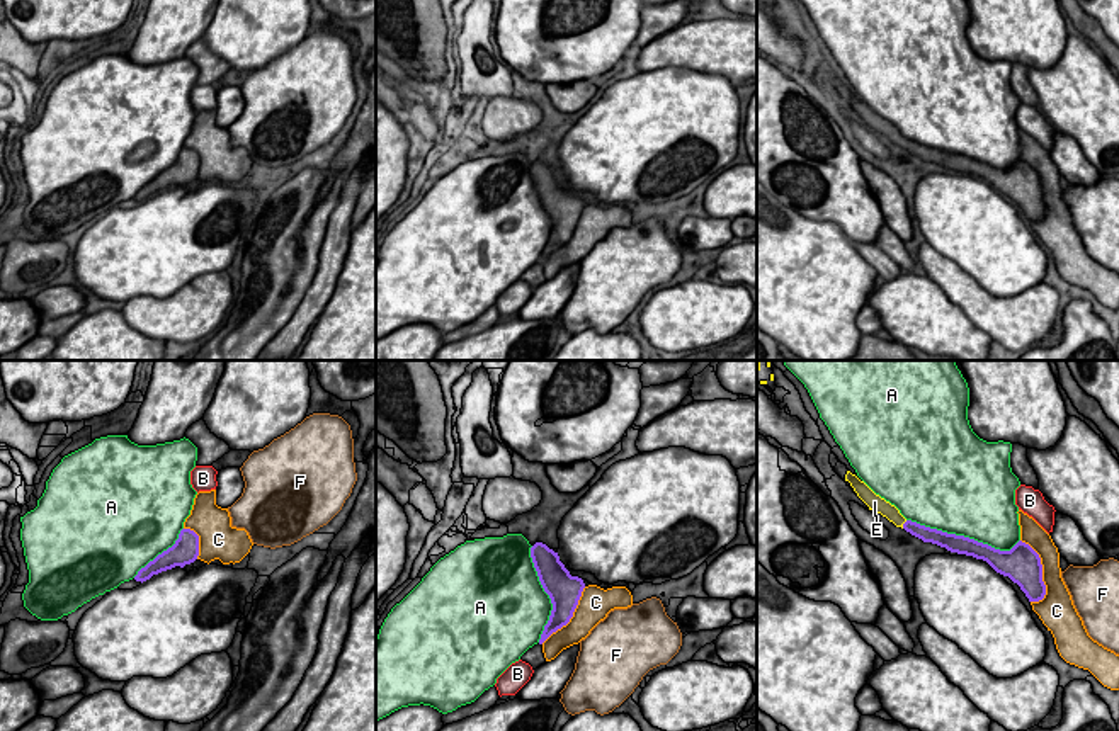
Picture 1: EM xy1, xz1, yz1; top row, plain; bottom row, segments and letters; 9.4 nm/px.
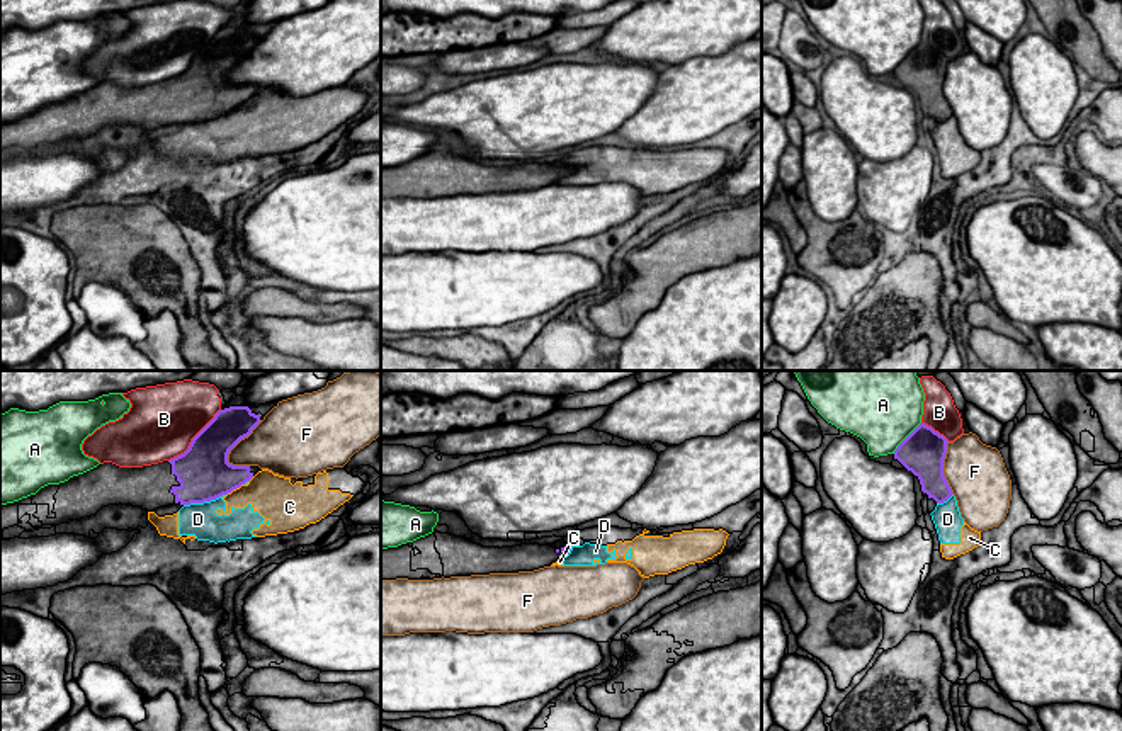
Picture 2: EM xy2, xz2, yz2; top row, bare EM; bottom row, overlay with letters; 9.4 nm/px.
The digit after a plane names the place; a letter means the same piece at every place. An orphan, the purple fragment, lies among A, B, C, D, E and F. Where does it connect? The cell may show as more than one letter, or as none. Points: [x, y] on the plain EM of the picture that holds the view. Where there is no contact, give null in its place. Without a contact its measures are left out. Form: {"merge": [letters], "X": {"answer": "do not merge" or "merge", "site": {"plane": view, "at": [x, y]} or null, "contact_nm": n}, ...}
{"merge": ["E"], "A": {"answer": "do not merge", "site": {"plane": "yz1", "at": [963, 155]}, "contact_nm": 1100}, "B": {"answer": "do not merge", "site": {"plane": "xy2", "at": [194, 56]}, "contact_nm": 700}, "C": {"answer": "do not merge", "site": {"plane": "yz1", "at": [1041, 189]}, "contact_nm": 650}, "D": {"answer": "do not merge", "site": {"plane": "xy2", "at": [204, 119]}, "contact_nm": 420}, "E": {"answer": "merge", "site": {"plane": "yz1", "at": [903, 143]}, "contact_nm": 100}, "F": {"answer": "do not merge", "site": {"plane": "xy2", "at": [238, 60]}, "contact_nm": 500}}

